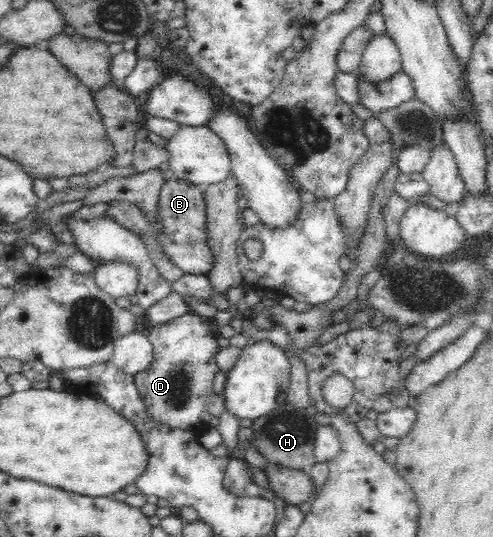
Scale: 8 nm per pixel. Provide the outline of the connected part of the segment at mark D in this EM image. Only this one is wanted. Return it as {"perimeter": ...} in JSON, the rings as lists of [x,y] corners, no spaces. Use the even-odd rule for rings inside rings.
{"perimeter":[[[191,312],[164,325],[147,328],[153,357],[148,369],[136,373],[133,380],[146,414],[154,424],[197,435],[209,427],[212,416],[207,405],[210,397],[217,394],[213,379],[218,369],[216,353],[221,349],[215,341],[216,333],[216,328],[206,323],[204,317]]]}

